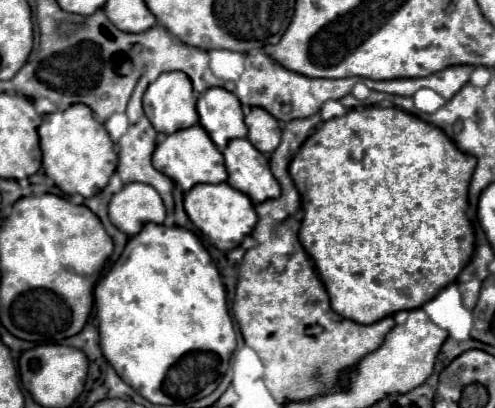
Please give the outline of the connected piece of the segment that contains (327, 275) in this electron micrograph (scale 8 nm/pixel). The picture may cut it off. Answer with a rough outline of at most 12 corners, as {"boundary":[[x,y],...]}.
{"boundary":[[364,107],[290,163],[330,307],[422,307],[474,251],[476,167]]}

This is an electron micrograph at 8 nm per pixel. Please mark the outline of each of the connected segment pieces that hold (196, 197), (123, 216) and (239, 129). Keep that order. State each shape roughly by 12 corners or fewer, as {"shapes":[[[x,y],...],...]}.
{"shapes":[[[228,183],[184,195],[190,221],[220,249],[250,235],[258,215]],[[124,185],[108,205],[126,235],[162,223],[166,209],[150,185]],[[212,87],[200,95],[200,125],[220,151],[246,137],[234,93]]]}

